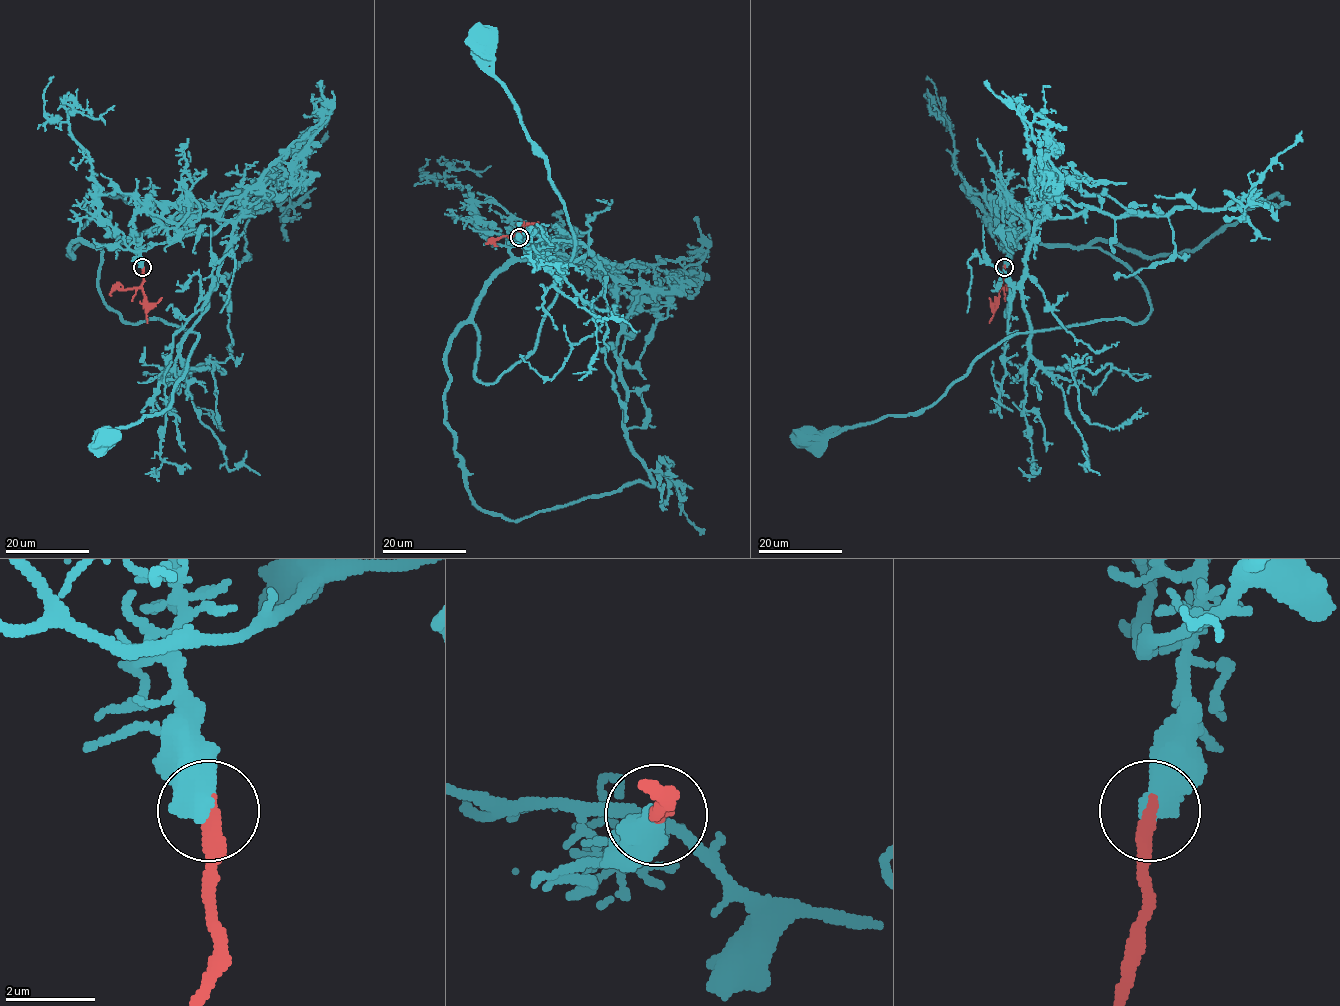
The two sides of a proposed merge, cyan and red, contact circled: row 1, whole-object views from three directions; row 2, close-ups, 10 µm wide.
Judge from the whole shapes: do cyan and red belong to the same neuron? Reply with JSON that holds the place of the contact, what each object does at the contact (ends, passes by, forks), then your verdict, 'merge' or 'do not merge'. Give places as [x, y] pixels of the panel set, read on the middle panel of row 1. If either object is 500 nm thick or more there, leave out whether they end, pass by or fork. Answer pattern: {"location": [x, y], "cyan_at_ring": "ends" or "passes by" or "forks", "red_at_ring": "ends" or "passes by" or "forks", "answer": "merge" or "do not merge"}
{"location": [519, 237], "answer": "merge"}

